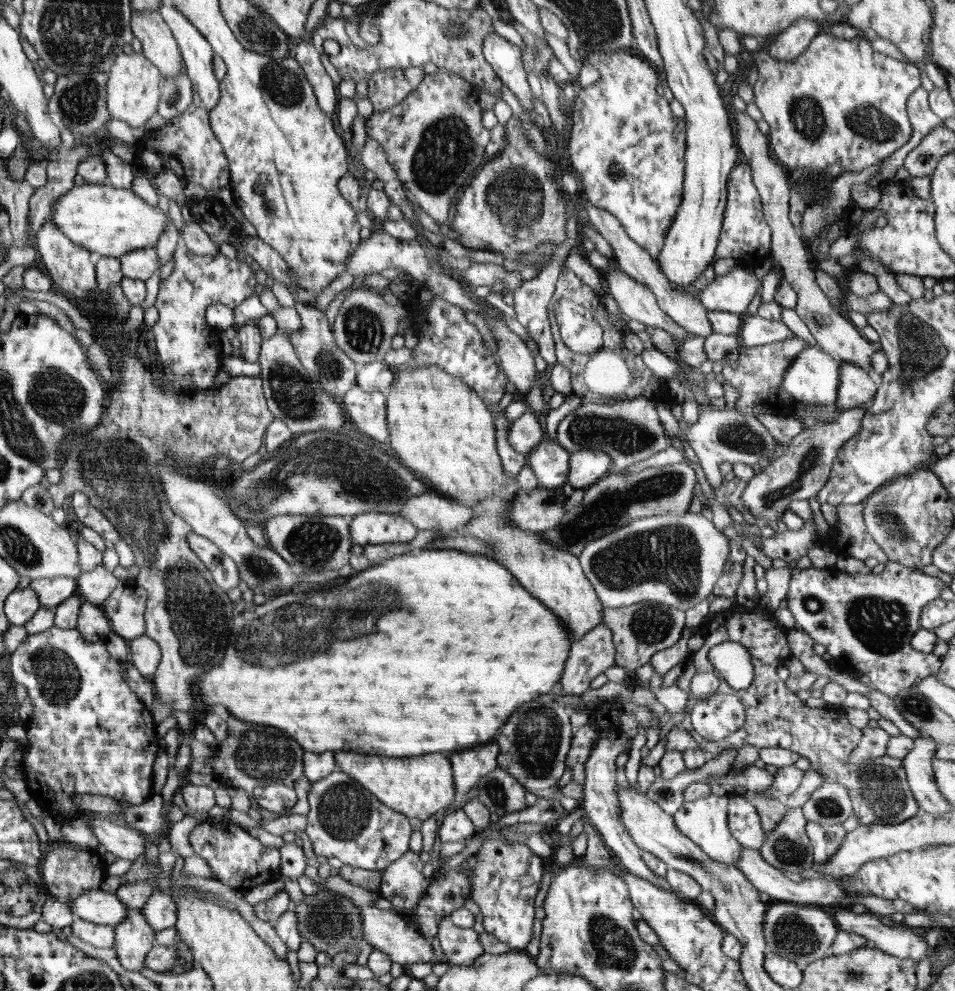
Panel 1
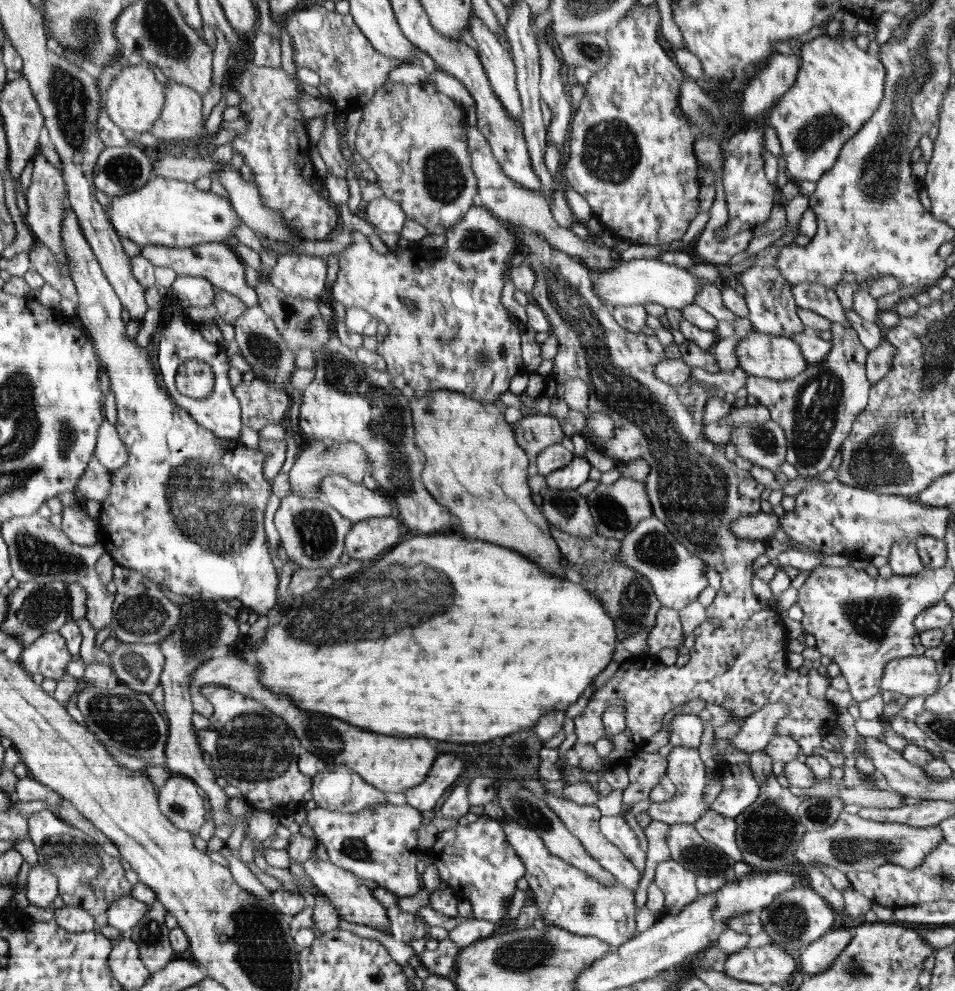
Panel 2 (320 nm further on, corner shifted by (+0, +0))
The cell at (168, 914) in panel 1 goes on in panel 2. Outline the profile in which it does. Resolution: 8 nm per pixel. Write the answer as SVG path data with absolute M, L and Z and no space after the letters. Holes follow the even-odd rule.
M158 900L148 906L145 918L130 930L129 935L136 941L145 967L153 974L176 958L176 954L169 941L165 906Z

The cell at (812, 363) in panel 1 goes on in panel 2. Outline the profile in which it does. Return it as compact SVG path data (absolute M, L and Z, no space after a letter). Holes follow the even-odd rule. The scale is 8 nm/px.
M751 330L745 338L738 342L734 352L736 352L739 367L749 376L758 376L772 381L785 381L794 378L808 365L798 344L790 337L774 336L756 330Z

